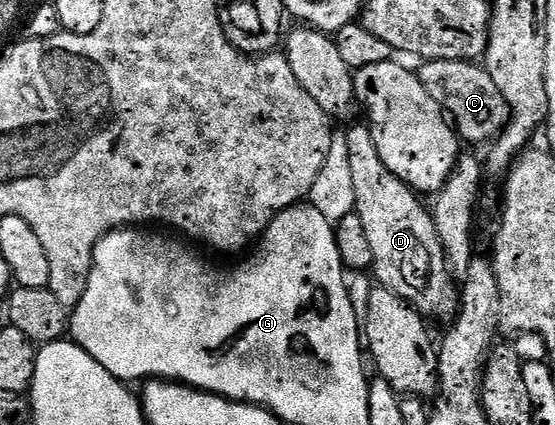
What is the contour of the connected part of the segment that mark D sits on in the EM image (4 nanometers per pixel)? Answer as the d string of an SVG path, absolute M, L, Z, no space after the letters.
M369 125L353 126L345 131L345 136L352 167L352 184L356 187L354 213L360 216L364 229L368 231L374 261L372 274L377 285L398 294L423 316L453 319L460 306L460 290L453 282L455 279L446 261L433 213L427 207L425 210L423 199L405 186L386 167L384 160L380 160Z

